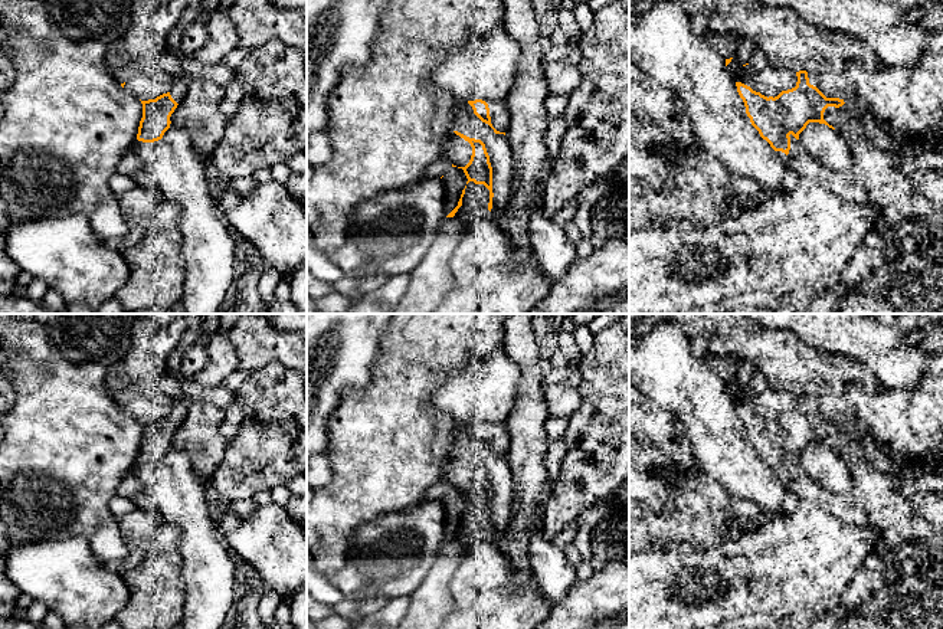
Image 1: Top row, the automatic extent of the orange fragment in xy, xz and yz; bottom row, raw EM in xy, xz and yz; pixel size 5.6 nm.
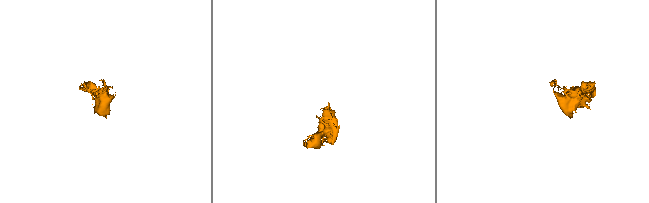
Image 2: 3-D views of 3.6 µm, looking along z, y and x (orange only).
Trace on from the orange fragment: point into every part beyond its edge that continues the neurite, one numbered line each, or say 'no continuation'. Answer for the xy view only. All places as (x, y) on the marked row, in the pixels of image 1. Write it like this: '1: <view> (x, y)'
1: xy (180, 82)

